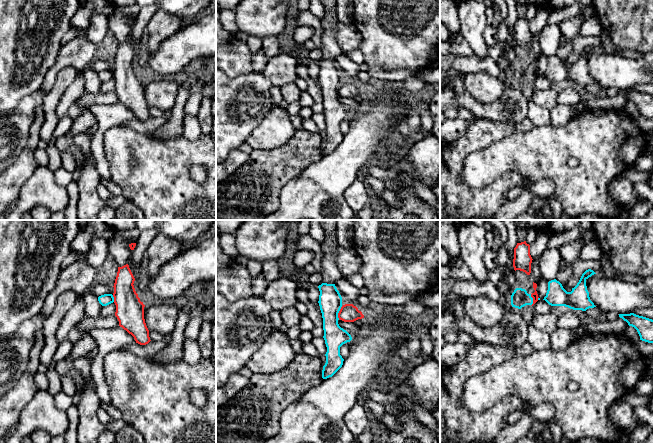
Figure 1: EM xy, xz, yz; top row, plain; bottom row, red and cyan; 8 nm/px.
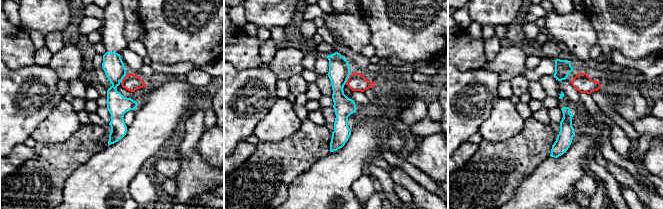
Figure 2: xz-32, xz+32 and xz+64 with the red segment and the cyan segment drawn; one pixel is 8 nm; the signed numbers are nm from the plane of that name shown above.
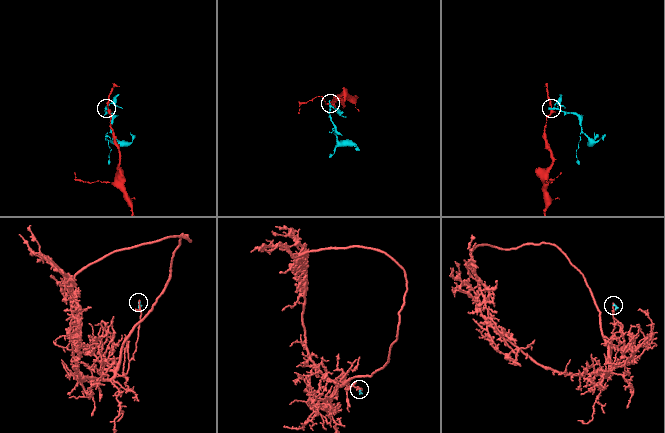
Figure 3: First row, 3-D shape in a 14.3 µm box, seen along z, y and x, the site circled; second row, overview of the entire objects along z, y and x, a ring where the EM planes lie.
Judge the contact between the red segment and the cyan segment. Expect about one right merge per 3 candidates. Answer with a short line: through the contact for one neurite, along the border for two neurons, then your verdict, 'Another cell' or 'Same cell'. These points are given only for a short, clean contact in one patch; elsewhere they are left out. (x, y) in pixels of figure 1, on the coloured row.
Line: xz (342, 306), (338, 313), (338, 319). Another cell

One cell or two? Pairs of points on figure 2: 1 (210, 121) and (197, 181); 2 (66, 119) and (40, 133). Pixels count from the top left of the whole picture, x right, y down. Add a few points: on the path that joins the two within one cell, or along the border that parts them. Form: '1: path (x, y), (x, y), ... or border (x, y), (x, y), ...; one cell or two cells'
1: border (203, 105), (205, 127); two cells
2: path (60, 124), (46, 133); one cell

